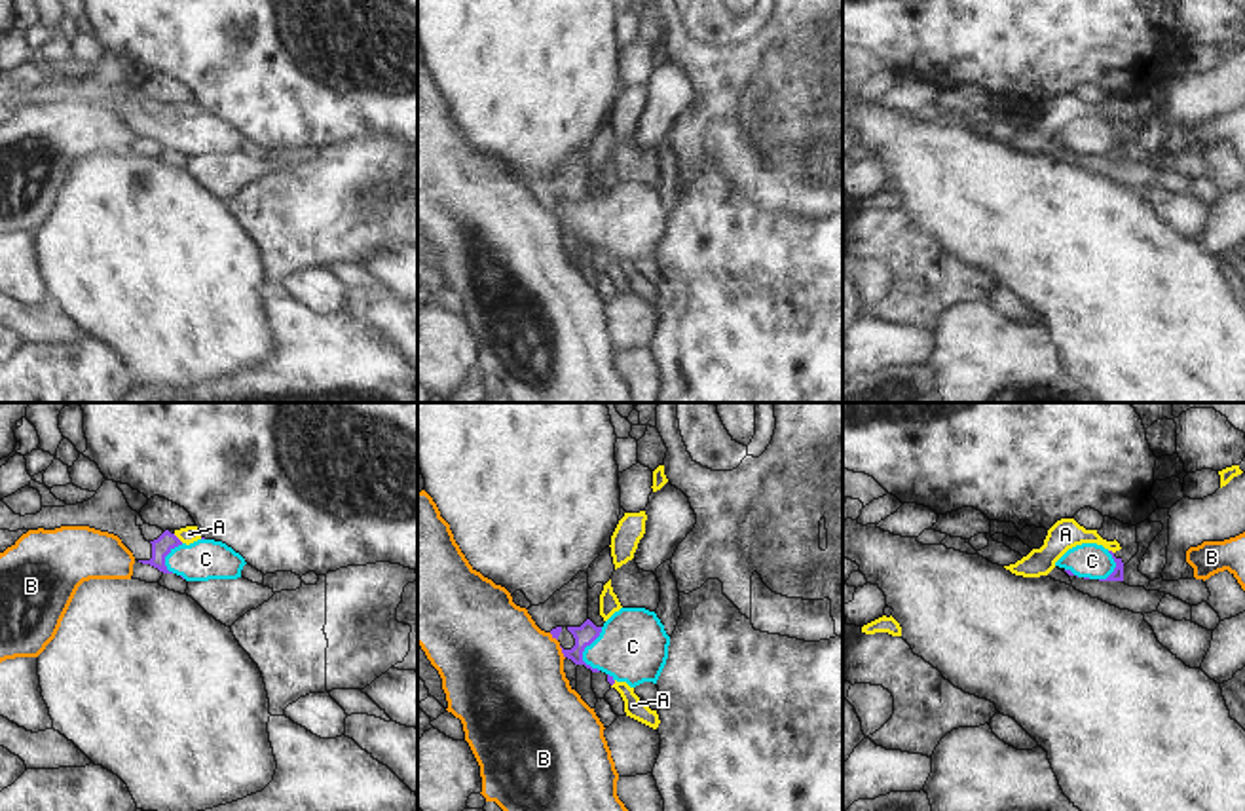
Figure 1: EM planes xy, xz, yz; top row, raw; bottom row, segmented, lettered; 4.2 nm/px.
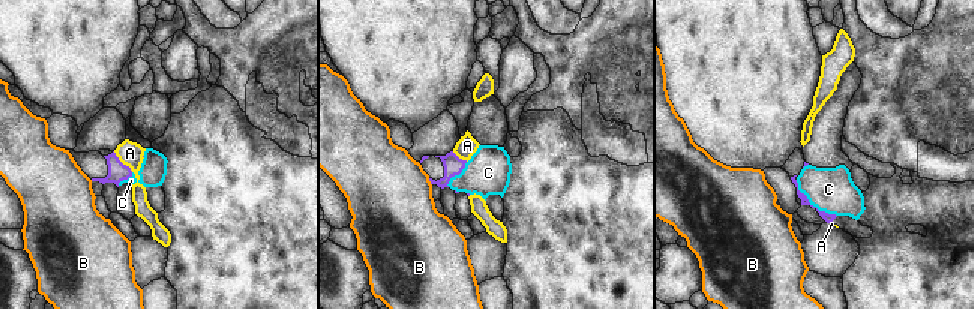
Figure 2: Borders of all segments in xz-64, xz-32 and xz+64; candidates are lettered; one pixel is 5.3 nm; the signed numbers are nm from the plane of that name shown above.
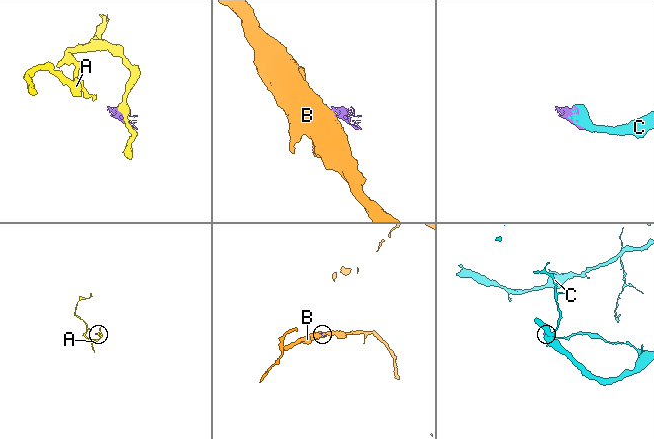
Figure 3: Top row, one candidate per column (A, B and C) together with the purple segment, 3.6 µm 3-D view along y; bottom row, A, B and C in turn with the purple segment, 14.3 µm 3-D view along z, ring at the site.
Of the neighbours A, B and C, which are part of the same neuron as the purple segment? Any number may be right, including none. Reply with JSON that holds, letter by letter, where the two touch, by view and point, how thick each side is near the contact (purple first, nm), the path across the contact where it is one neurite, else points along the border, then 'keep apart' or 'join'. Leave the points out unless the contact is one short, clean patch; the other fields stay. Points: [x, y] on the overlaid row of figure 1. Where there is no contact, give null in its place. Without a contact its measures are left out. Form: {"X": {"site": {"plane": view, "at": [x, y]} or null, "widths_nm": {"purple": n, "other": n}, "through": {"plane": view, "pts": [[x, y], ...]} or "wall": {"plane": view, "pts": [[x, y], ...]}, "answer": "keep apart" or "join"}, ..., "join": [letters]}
{"A": {"site": {"plane": "xy", "at": [177, 538]}, "widths_nm": {"purple": 80, "other": 70}, "wall": {"plane": "xy", "pts": [[173, 534], [183, 542]]}, "answer": "keep apart"}, "B": {"site": {"plane": "xz", "at": [562, 652]}, "widths_nm": {"purple": 90, "other": 460}, "wall": {"plane": "xz", "pts": [[558, 646], [564, 658]]}, "answer": "keep apart"}, "C": {"site": {"plane": "xz", "at": [583, 650]}, "widths_nm": {"purple": 90, "other": 300}, "answer": "join"}, "join": ["C"]}

